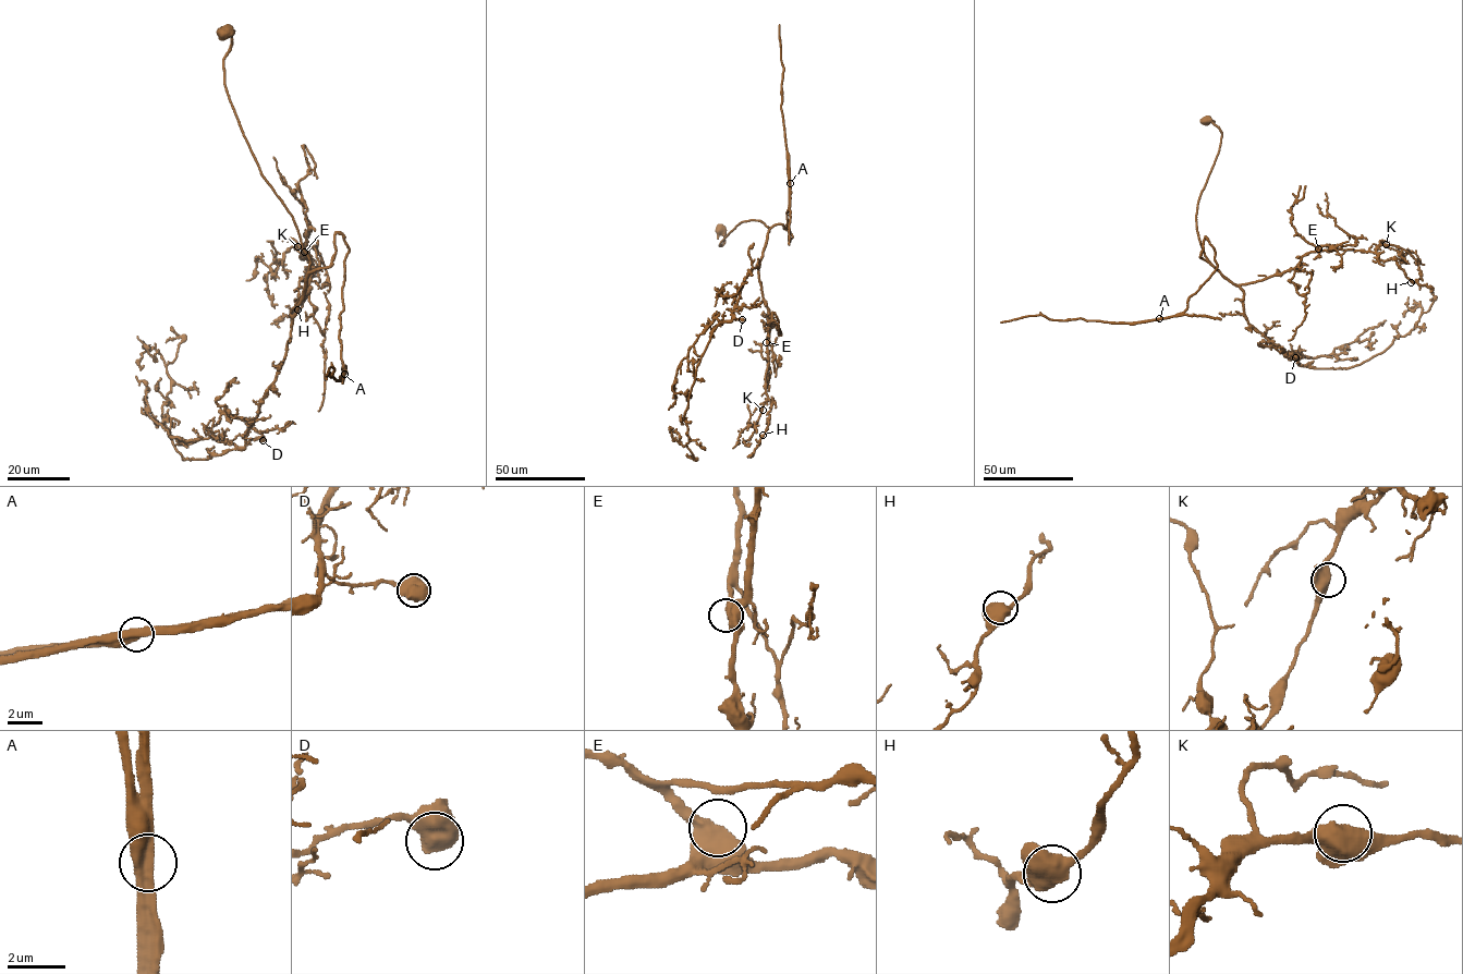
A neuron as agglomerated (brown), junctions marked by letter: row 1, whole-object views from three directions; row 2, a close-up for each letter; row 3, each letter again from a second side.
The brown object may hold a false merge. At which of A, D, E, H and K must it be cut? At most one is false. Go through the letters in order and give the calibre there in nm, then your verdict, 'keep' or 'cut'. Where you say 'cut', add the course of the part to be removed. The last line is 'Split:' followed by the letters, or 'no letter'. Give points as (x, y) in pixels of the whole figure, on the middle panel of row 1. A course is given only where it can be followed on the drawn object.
A: 550 nm | cut | (790, 183), (789, 244)
D: 600 nm | keep
E: 550 nm | keep
H: 550 nm | keep
K: 550 nm | keep
Split: A

